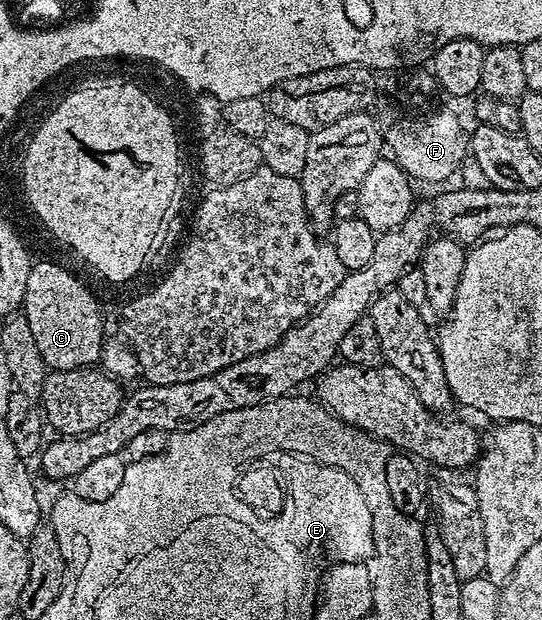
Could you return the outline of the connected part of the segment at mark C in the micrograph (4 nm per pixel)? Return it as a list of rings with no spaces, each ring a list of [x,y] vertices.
[[[33,262],[30,277],[26,277],[26,297],[22,308],[26,321],[30,321],[30,330],[42,353],[42,361],[52,371],[69,371],[99,364],[106,342],[100,303],[78,276],[48,262]]]

